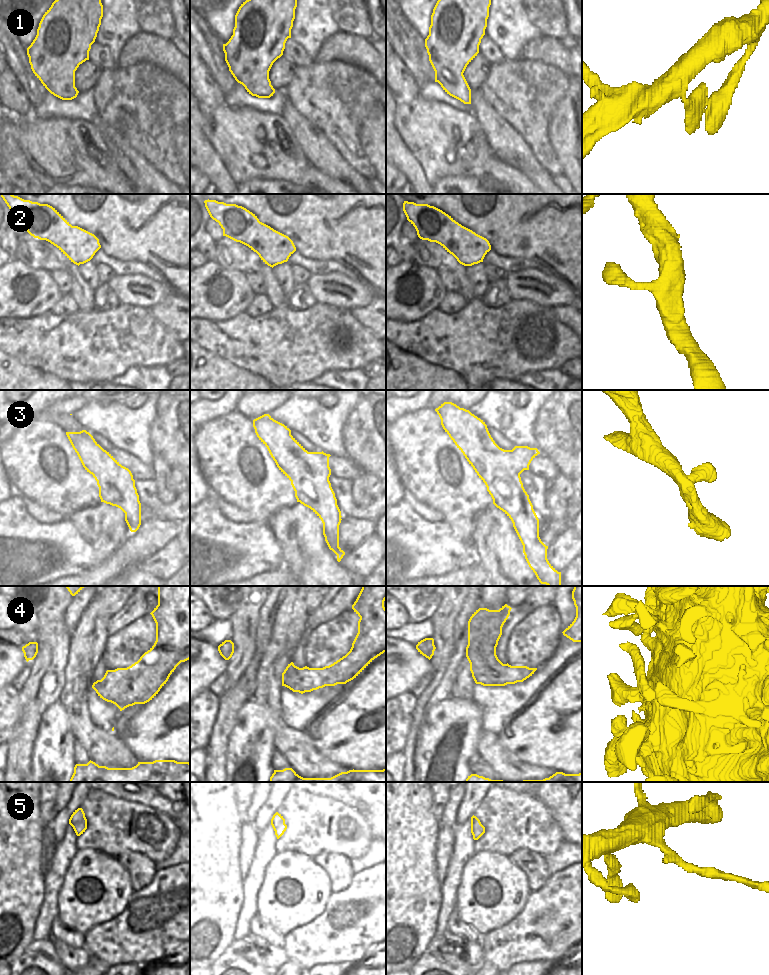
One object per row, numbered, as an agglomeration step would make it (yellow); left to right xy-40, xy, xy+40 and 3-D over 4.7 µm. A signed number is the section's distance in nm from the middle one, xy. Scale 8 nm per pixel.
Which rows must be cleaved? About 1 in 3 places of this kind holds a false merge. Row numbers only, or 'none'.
5

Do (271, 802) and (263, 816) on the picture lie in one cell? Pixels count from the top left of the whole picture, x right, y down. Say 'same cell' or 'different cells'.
same cell

